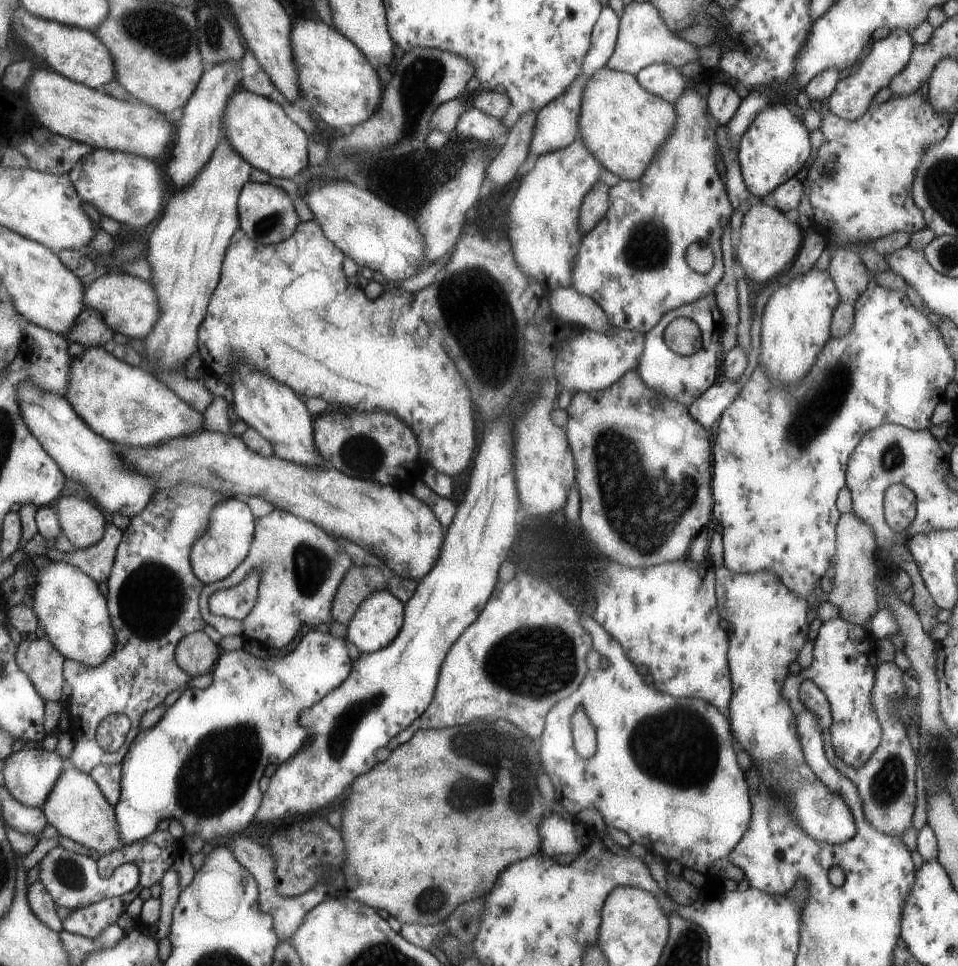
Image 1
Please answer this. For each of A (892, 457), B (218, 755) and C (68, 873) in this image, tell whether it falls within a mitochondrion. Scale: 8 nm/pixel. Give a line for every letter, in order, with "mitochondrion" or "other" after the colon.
A: mitochondrion
B: mitochondrion
C: mitochondrion

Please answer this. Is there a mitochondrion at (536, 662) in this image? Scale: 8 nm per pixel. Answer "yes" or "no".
yes

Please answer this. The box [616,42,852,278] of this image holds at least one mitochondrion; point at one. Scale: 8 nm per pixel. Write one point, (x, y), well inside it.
(645, 247)

